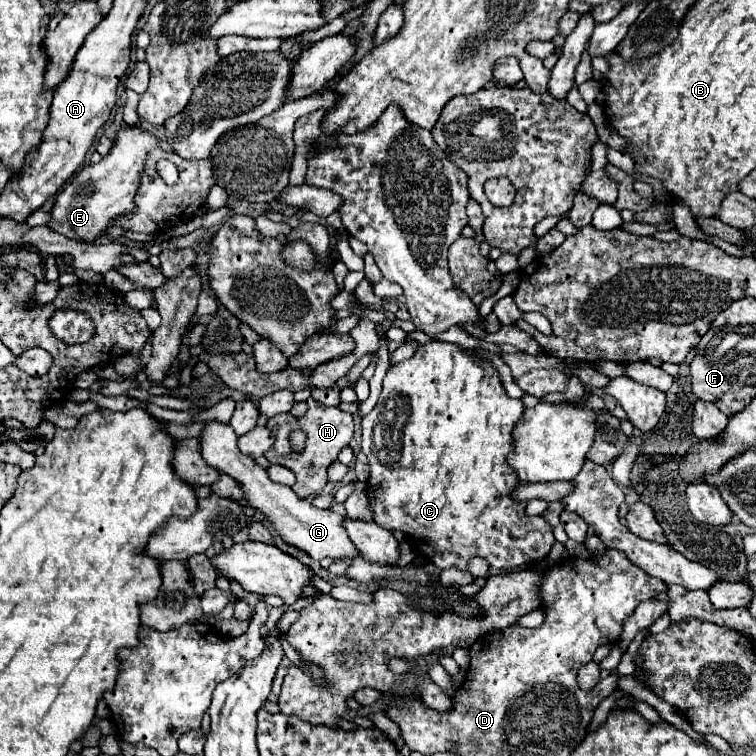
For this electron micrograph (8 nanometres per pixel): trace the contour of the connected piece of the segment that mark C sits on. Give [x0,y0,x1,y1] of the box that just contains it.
[361,341,555,571]

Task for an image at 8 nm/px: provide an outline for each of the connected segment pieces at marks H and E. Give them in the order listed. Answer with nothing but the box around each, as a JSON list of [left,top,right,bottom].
[[265,399,355,499],[47,127,157,242]]

